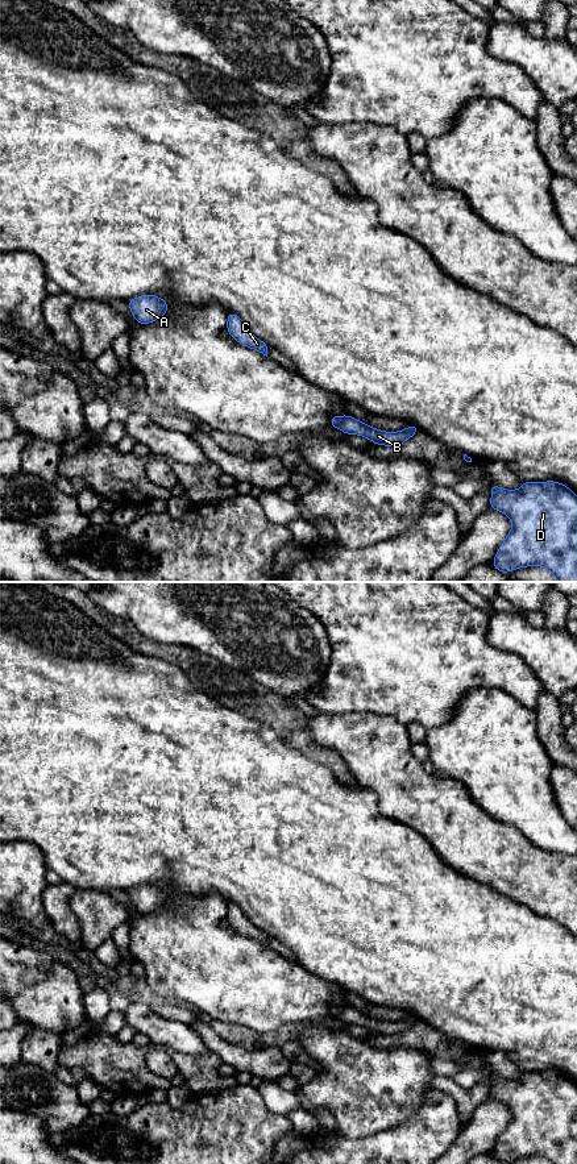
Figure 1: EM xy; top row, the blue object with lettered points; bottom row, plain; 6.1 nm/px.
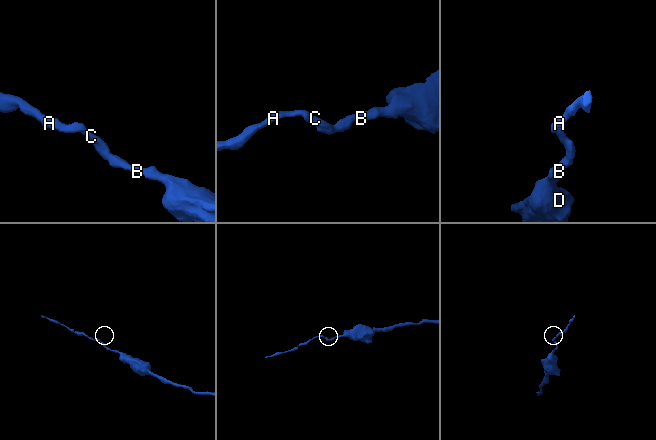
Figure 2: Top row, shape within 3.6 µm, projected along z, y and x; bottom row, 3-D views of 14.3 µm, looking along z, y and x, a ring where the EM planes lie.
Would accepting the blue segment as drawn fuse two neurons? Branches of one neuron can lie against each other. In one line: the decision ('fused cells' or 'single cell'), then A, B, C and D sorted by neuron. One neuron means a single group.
single cell; A B C D

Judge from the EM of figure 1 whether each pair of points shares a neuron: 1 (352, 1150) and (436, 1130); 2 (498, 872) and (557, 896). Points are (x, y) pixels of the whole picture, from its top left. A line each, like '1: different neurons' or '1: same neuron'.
1: same neuron
2: same neuron

